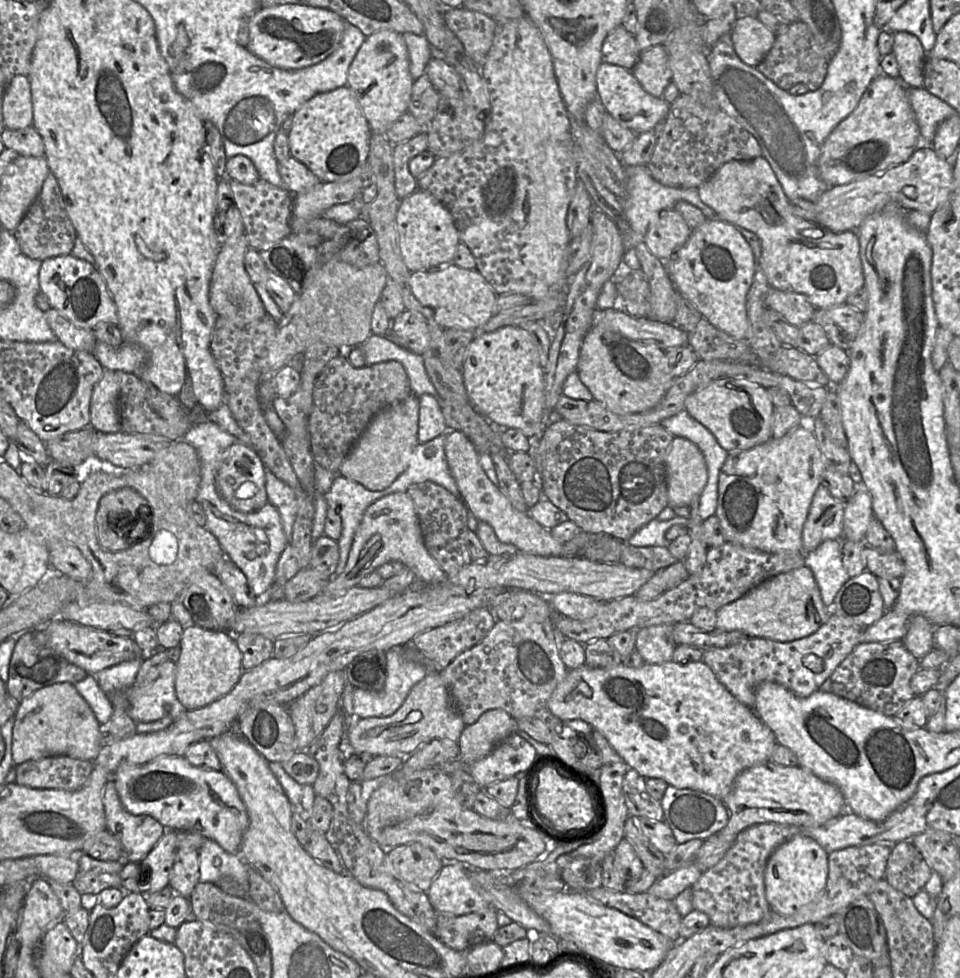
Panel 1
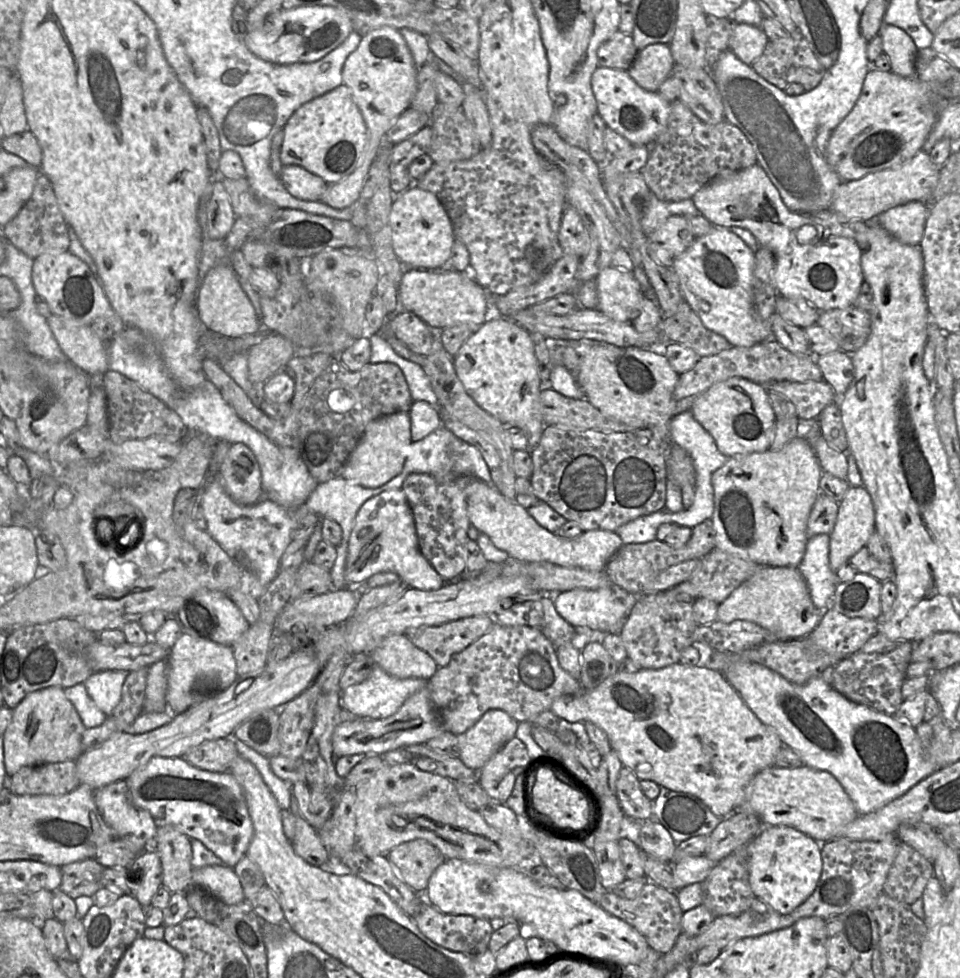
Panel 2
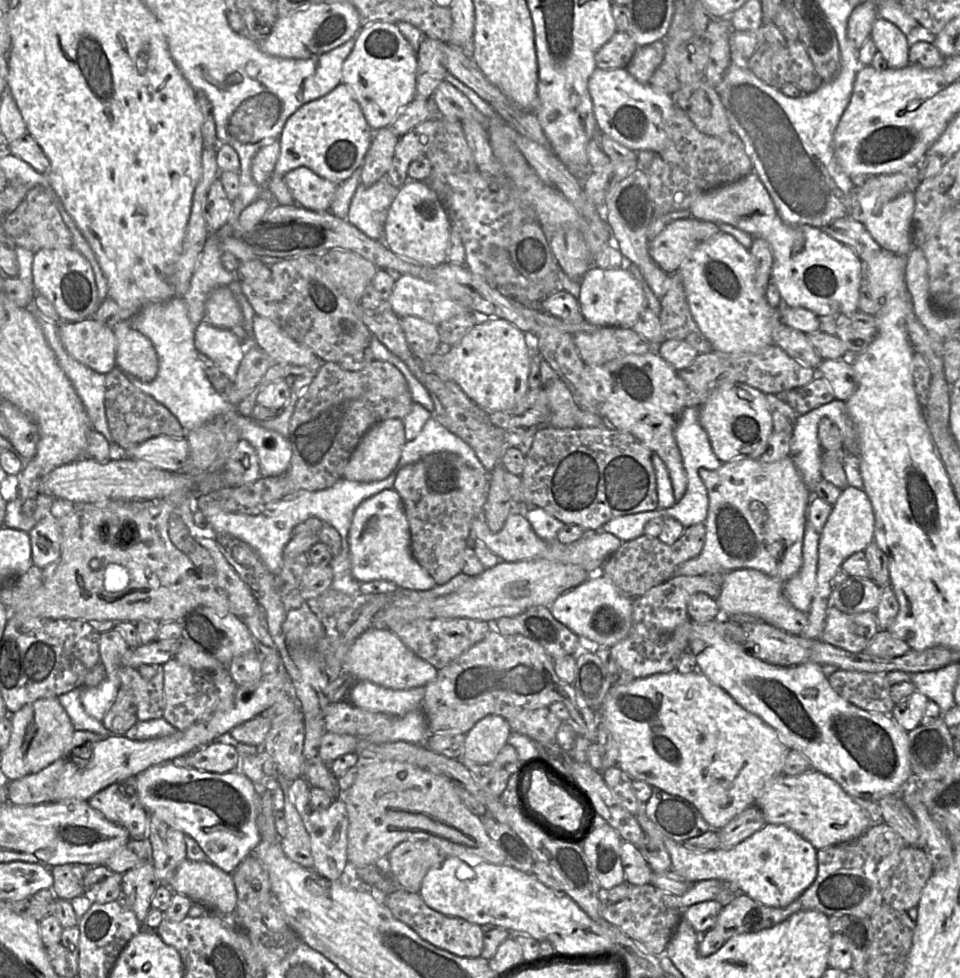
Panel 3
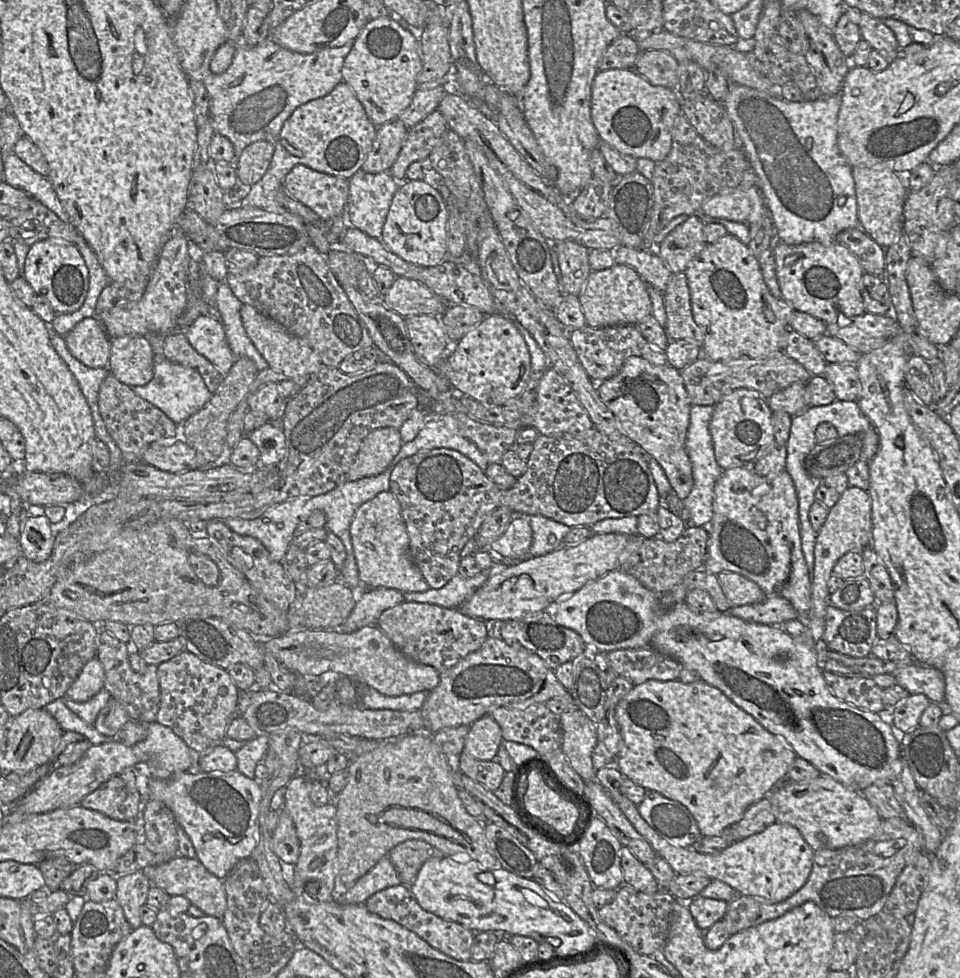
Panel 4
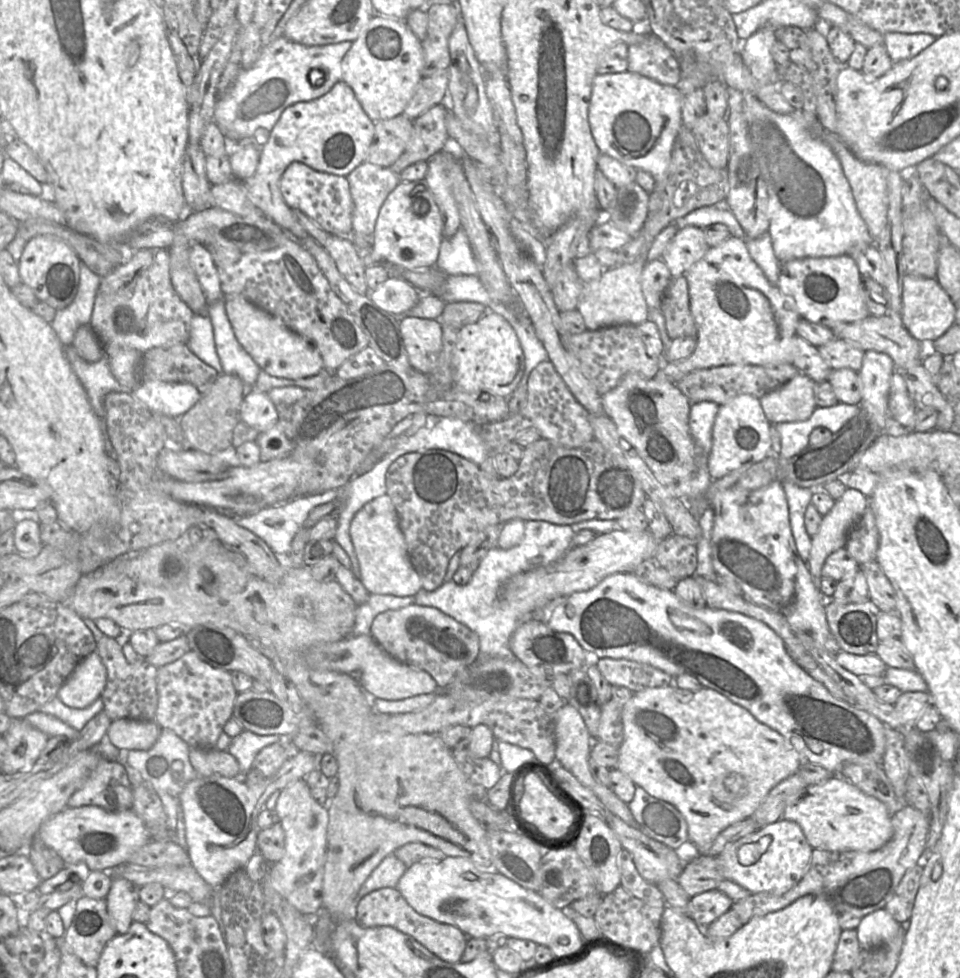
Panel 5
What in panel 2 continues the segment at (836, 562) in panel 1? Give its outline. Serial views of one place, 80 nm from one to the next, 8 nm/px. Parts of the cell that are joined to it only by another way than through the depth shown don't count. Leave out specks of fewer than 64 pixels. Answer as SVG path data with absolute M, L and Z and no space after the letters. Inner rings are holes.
M826 534L809 538L798 565L814 606L821 611L831 607L831 599L839 583L829 564L829 539Z

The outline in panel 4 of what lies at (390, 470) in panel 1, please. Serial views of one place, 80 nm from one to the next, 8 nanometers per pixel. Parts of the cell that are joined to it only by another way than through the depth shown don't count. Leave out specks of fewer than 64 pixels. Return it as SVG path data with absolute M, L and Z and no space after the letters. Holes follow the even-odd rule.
M385 427L373 430L362 442L351 465L347 481L375 476L385 471L399 453L402 444L397 428Z

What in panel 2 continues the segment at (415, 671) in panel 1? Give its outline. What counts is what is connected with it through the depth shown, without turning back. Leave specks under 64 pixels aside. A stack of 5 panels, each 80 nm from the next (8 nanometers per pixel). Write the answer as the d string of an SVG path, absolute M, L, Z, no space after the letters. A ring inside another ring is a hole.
M373 662L373 670L367 679L342 691L342 708L357 718L385 719L395 714L407 698L426 687L427 682L428 680L421 678L400 679L391 676Z

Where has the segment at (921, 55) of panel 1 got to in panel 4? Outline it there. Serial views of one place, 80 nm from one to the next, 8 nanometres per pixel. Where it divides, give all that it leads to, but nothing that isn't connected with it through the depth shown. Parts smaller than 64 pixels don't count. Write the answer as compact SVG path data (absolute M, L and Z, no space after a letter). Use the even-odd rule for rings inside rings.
M846 7L844 14L859 26L862 40L881 53L889 64L899 56L900 48L895 34L881 19L851 7Z

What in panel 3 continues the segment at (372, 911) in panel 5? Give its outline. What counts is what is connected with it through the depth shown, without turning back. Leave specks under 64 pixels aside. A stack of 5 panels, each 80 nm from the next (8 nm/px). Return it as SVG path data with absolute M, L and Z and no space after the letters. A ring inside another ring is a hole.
M402 888L380 897L393 916L413 929L422 939L459 957L479 958L483 948L482 926L470 923L462 918L445 916L428 907L418 893Z

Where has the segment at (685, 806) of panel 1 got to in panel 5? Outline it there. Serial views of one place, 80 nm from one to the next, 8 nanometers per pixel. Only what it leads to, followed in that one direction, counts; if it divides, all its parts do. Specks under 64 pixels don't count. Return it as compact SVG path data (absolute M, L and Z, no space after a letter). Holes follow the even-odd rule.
M636 785L634 798L628 807L638 829L648 837L677 850L689 841L687 822L672 804L649 795Z

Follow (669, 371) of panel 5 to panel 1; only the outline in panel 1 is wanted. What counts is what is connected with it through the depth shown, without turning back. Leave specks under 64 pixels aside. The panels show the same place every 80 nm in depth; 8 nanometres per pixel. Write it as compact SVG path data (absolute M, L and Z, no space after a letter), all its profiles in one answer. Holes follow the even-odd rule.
M707 219L693 229L686 243L664 262L677 291L695 306L704 319L735 339L748 340L746 300L756 271L756 262L750 245L735 225L719 219Z

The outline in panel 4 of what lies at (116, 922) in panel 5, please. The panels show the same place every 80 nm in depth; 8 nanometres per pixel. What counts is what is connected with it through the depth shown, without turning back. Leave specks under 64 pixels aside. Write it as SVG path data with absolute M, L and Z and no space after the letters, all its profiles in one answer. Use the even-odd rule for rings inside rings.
M134 871L116 877L115 899L120 903L125 918L132 929L142 925L140 909L146 904L151 882L143 871Z

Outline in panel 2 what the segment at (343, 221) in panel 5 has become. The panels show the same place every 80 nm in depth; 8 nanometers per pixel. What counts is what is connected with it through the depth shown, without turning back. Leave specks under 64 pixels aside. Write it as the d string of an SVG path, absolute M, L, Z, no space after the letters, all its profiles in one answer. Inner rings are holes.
M299 165L282 166L280 179L289 194L306 201L320 201L329 185Z

